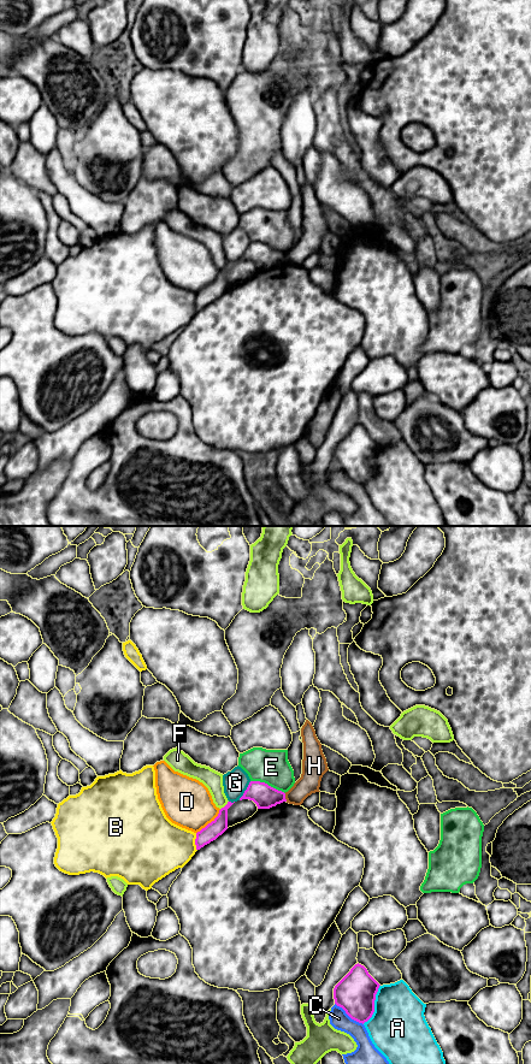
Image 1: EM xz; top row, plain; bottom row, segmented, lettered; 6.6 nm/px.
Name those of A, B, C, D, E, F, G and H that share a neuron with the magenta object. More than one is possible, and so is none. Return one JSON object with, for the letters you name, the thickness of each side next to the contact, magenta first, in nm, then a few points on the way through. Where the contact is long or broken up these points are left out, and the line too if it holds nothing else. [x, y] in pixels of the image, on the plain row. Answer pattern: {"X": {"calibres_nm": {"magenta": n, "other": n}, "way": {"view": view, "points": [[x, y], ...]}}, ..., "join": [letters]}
{"join": []}

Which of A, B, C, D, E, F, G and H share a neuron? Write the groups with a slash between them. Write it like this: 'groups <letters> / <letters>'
groups A / B / C / D / E / F / G / H

